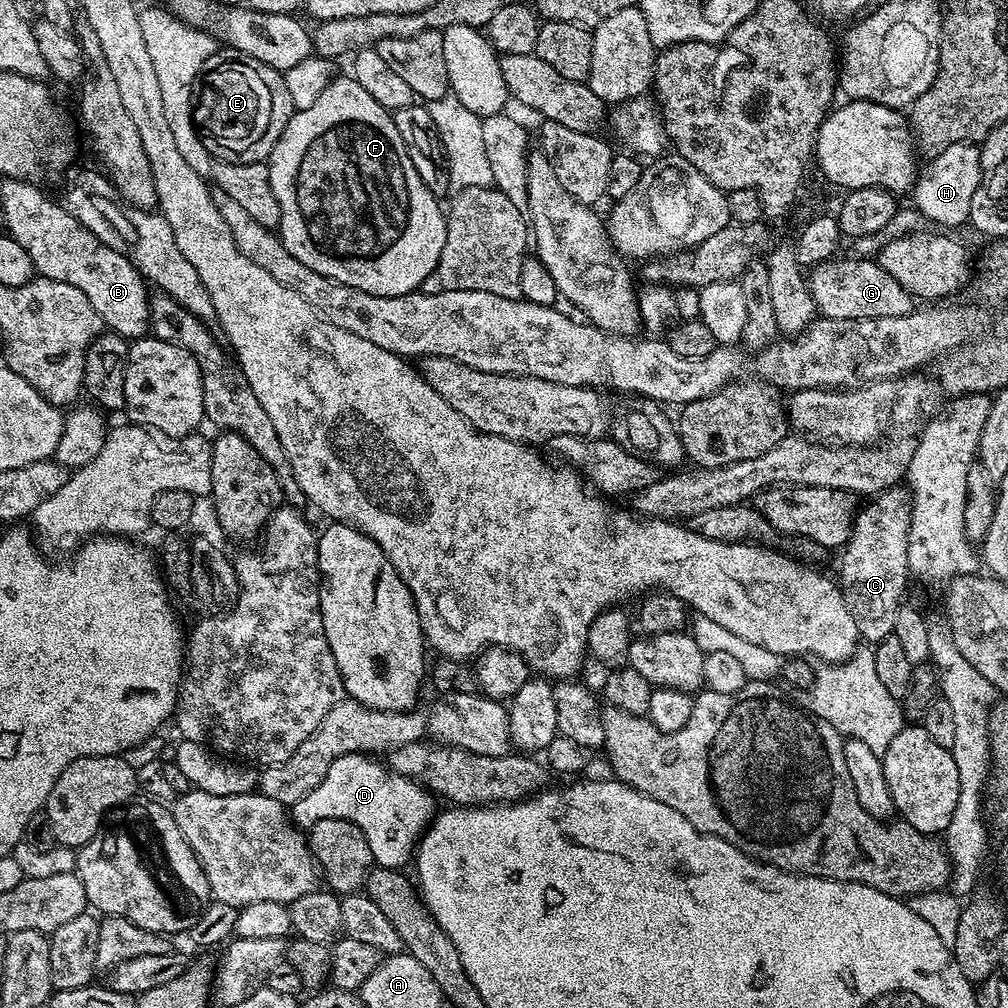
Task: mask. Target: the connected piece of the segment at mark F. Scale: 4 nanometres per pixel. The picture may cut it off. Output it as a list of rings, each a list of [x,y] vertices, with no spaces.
[[[344,74],[344,77],[333,78],[328,83],[326,90],[316,101],[314,106],[293,111],[288,119],[286,130],[278,138],[274,146],[272,155],[266,161],[268,173],[270,174],[270,186],[274,198],[278,198],[280,207],[280,226],[282,239],[286,250],[298,258],[310,270],[318,270],[318,274],[328,276],[331,280],[336,280],[339,284],[354,286],[366,294],[378,294],[379,296],[401,296],[417,291],[423,285],[427,276],[432,273],[434,266],[438,266],[438,258],[442,258],[442,246],[446,246],[446,230],[448,221],[445,209],[440,209],[441,201],[429,188],[418,178],[418,170],[414,170],[414,162],[410,162],[410,154],[402,142],[402,134],[398,134],[398,126],[394,126],[392,113],[388,109],[378,106],[362,86],[353,80],[351,75]]]

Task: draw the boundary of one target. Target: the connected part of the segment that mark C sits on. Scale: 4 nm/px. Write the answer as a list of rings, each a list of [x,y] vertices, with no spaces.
[[[895,486],[877,492],[867,501],[868,504],[859,509],[852,526],[852,535],[844,545],[840,556],[840,576],[838,583],[840,592],[846,598],[846,606],[850,606],[850,614],[854,614],[854,622],[858,626],[861,637],[868,642],[879,642],[894,633],[894,618],[898,618],[898,610],[905,603],[904,591],[908,588],[908,539],[910,538],[910,518],[912,517],[912,498],[904,486]]]

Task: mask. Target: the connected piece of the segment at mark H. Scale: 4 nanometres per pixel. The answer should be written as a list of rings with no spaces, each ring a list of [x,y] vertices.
[[[955,144],[954,146],[946,146],[946,150],[937,152],[935,156],[927,161],[928,165],[923,165],[922,171],[917,175],[915,185],[910,193],[911,199],[914,198],[914,207],[920,212],[925,221],[933,220],[944,230],[954,230],[959,224],[967,225],[969,223],[968,215],[970,214],[970,206],[974,202],[974,190],[978,190],[980,185],[980,150],[974,144]]]

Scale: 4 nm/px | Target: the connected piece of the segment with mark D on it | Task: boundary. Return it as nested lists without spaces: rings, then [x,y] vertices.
[[[351,752],[342,758],[334,758],[330,762],[330,770],[326,770],[326,778],[306,794],[296,804],[291,805],[290,816],[301,829],[307,830],[312,827],[314,822],[322,818],[342,818],[354,822],[362,834],[366,834],[366,842],[370,846],[370,854],[373,861],[381,868],[403,869],[404,863],[413,859],[416,851],[416,845],[420,842],[420,837],[428,831],[428,825],[432,823],[437,815],[438,803],[437,797],[428,789],[423,788],[421,784],[414,780],[407,780],[404,776],[399,776],[391,768],[380,764],[379,759],[363,752]]]

